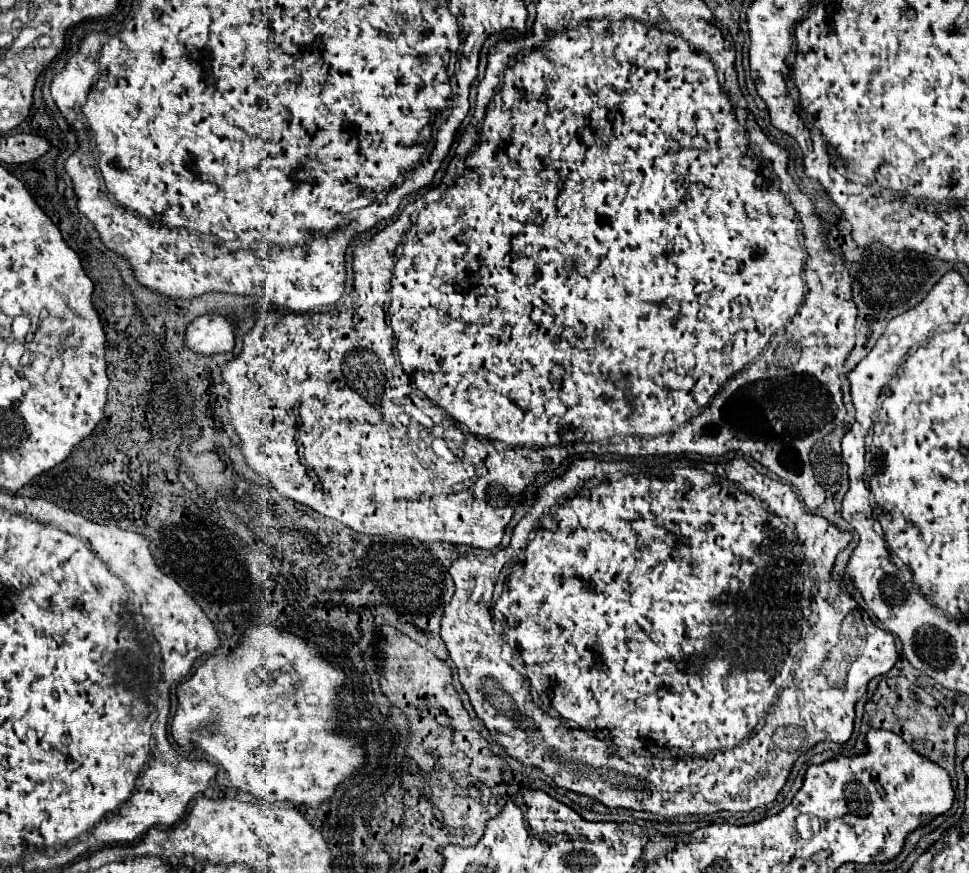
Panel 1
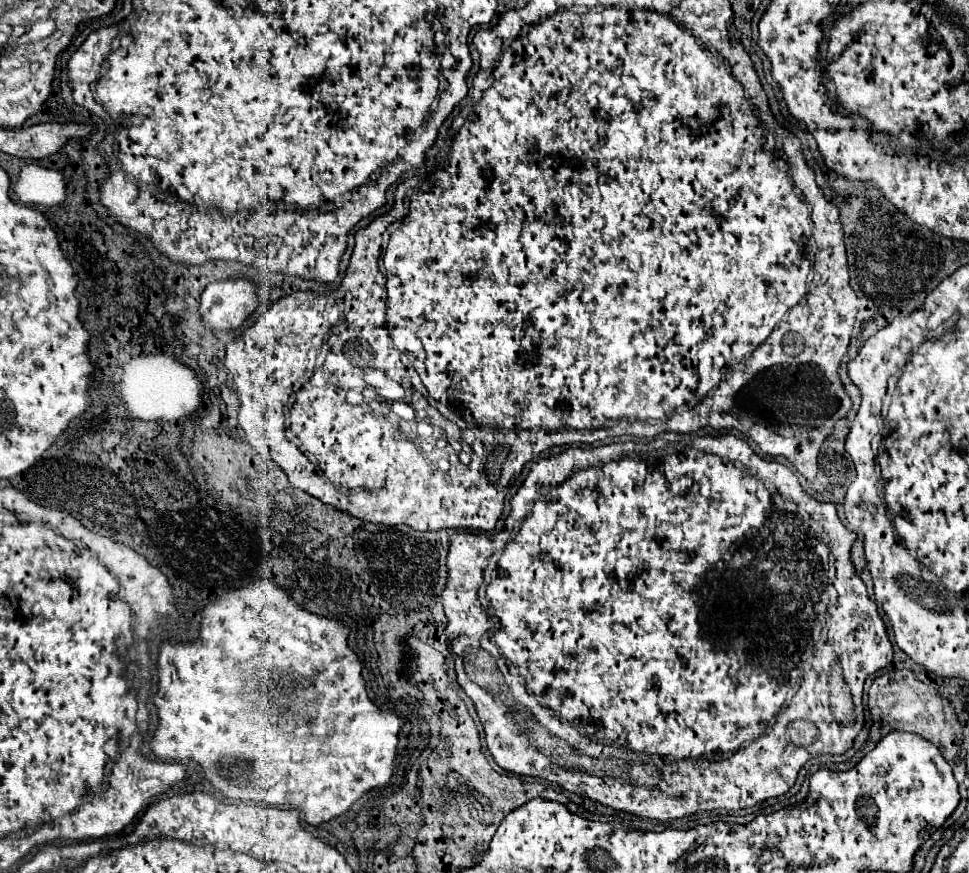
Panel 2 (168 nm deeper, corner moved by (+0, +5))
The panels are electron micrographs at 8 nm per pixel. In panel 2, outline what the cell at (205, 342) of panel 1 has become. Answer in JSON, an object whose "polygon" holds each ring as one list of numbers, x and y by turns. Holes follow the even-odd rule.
{"polygon":[[247,278,209,284,201,294,201,318,213,330,235,330,259,306,259,286]]}

